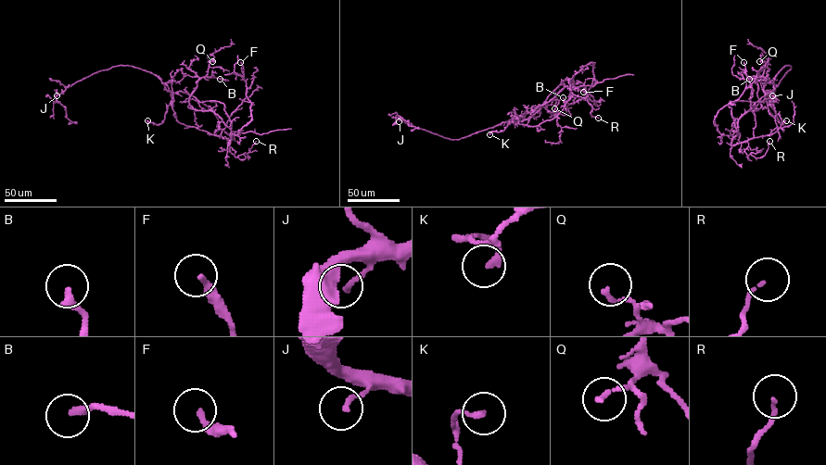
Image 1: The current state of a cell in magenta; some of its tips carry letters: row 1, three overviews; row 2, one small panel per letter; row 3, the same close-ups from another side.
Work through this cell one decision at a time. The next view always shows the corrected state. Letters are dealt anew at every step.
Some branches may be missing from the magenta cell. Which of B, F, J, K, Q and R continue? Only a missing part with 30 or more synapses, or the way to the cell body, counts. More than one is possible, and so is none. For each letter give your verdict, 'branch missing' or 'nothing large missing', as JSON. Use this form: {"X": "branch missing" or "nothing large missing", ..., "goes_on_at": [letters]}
{"B": "nothing large missing", "F": "nothing large missing", "J": "nothing large missing", "K": "nothing large missing", "Q": "nothing large missing", "R": "nothing large missing", "goes_on_at": []}

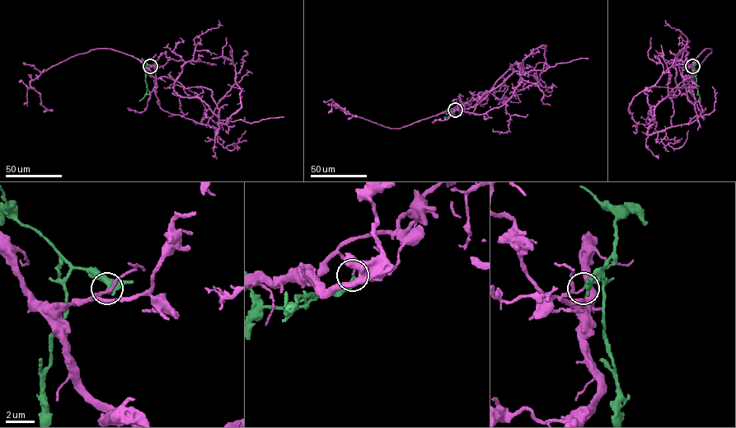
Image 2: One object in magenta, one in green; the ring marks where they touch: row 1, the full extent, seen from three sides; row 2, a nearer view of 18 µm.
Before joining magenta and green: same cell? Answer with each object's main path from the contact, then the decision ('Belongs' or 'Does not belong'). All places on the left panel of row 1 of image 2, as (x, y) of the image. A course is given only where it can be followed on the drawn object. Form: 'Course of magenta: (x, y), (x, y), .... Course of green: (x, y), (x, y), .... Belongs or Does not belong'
Course of magenta: (150, 66), (147, 72), (153, 77), (212, 91), (219, 110), (216, 134), (212, 127), (161, 108), (156, 54). Course of green: (151, 66), (147, 65), (145, 72), (146, 94), (139, 101). Does not belong

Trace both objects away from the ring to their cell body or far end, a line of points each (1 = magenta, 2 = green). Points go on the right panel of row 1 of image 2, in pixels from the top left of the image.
1: (692, 66), (691, 77), (675, 87), (644, 91), (654, 118), (649, 134), (697, 115), (678, 65), (682, 54)
2: (692, 66), (694, 64), (700, 101)

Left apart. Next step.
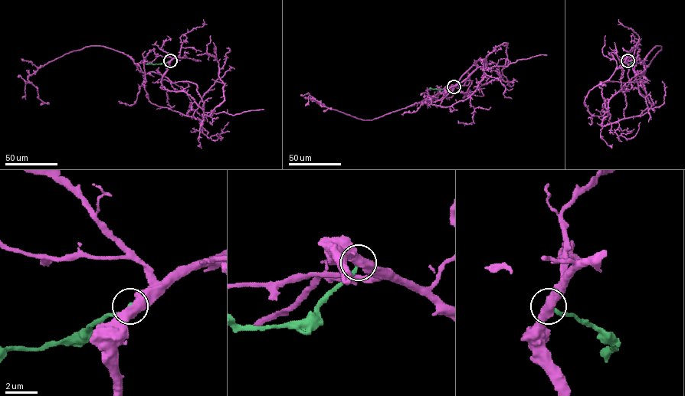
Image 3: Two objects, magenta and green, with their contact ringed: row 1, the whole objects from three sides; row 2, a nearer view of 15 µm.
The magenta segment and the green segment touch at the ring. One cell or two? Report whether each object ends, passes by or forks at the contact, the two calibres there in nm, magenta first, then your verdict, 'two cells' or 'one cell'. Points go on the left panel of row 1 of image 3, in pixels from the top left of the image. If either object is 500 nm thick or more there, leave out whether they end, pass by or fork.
calibres 550 and 240 nm; two cells

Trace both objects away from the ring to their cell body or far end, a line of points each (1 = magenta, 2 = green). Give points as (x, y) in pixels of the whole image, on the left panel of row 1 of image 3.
1: (170, 60), (162, 84), (202, 109), (195, 84), (144, 73), (100, 46), (29, 75), (40, 105)
2: (170, 60), (146, 64)

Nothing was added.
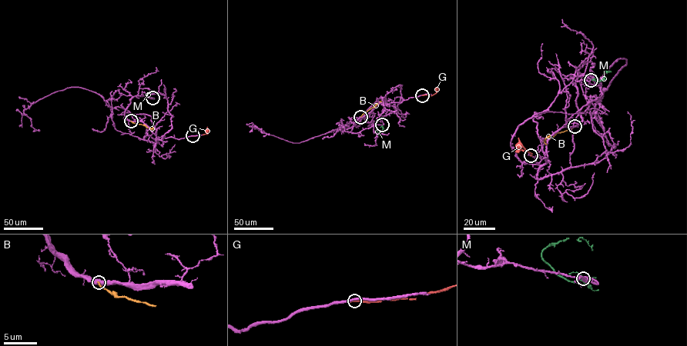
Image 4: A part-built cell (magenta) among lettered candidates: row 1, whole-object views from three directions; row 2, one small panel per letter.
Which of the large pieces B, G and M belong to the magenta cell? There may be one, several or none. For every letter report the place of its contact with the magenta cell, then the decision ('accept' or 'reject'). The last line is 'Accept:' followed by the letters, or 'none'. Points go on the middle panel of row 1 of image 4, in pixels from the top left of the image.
B: meets magenta at (360, 117); reject
G: meets magenta at (422, 95); reject
M: meets magenta at (382, 124); reject
Accept: none

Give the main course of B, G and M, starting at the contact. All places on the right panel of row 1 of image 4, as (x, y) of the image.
B: (574, 126), (543, 141), (550, 134)
G: (531, 155), (518, 138)
M: (591, 80), (602, 81), (604, 72), (606, 70), (608, 72)

